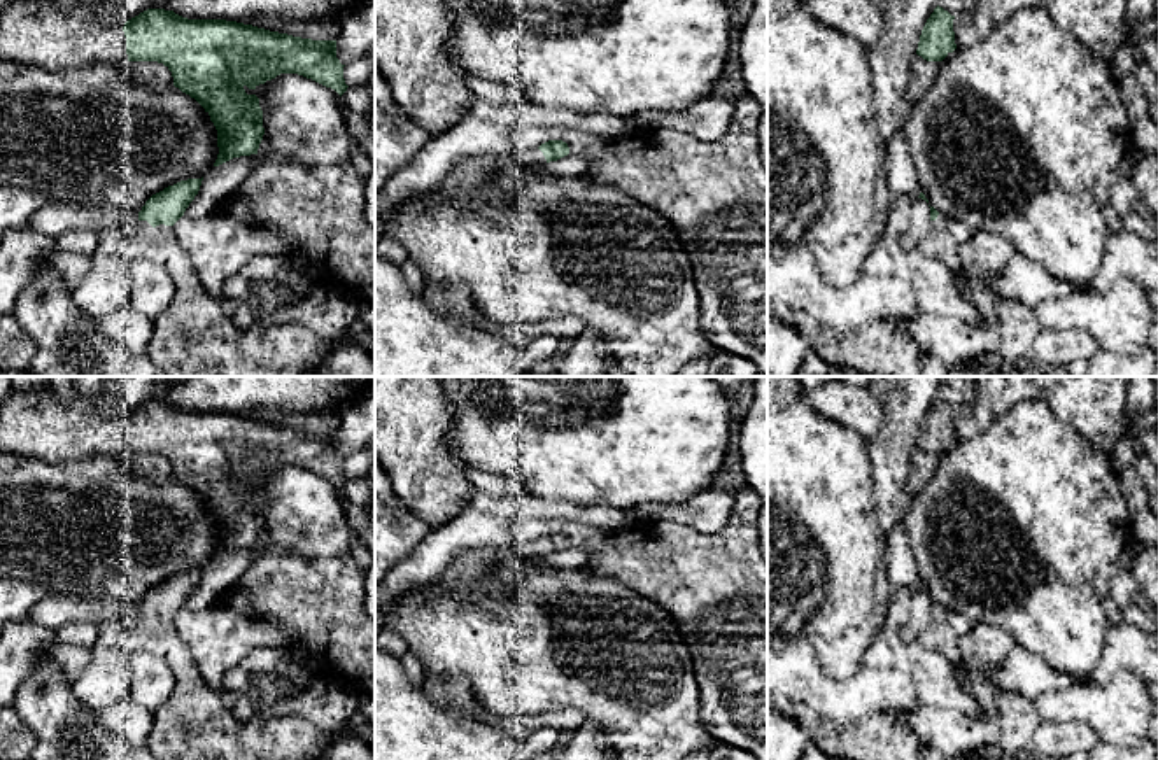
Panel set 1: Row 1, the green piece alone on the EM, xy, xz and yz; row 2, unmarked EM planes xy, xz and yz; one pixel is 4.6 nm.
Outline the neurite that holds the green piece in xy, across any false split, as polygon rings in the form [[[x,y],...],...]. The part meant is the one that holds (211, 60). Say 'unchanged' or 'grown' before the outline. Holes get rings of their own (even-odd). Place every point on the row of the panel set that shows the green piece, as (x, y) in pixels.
grown; [[[9,0],[0,12],[0,60],[35,65],[46,70],[65,70],[93,63],[126,63],[126,61],[158,61],[163,63],[173,77],[173,86],[194,98],[210,116],[217,130],[219,154],[214,166],[233,158],[258,154],[265,135],[263,110],[256,95],[247,95],[259,84],[275,79],[280,74],[298,74],[326,88],[335,89],[340,96],[347,91],[343,67],[336,58],[336,40],[312,40],[287,33],[270,32],[252,25],[226,19],[187,19],[173,11],[147,9],[123,23],[102,23],[98,5],[84,5],[74,0],[70,12],[63,12],[54,0]]]

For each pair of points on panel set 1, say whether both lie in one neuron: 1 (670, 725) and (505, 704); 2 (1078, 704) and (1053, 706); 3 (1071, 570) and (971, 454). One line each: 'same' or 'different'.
1: same
2: same
3: same

